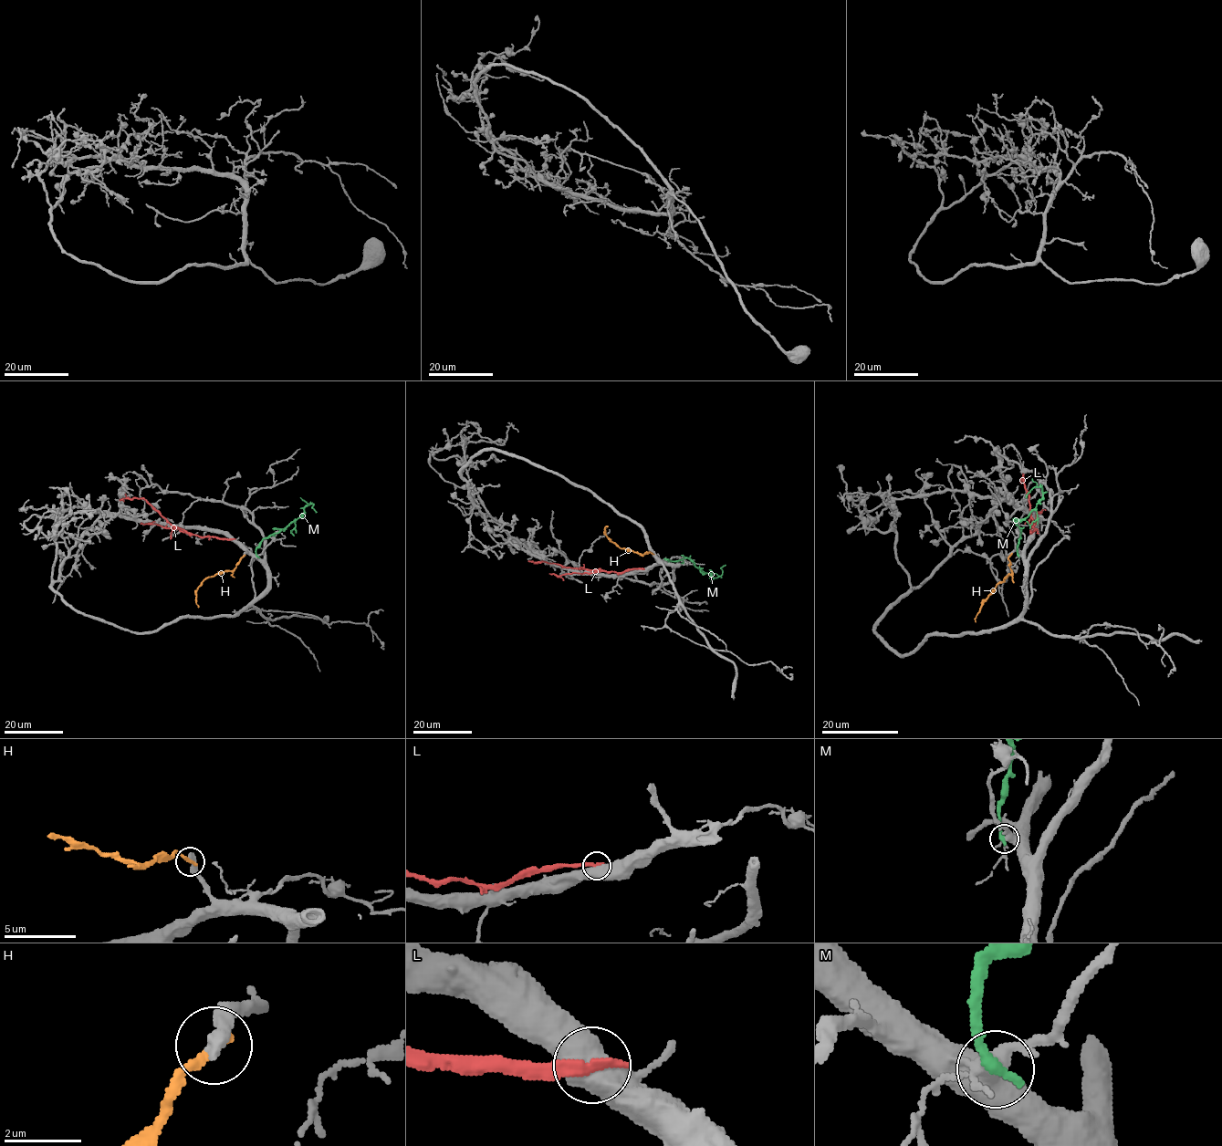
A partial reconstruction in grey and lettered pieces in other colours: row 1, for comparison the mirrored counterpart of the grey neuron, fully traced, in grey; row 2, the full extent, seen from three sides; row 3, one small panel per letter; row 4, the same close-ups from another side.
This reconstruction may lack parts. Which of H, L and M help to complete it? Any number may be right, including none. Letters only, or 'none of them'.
none of them

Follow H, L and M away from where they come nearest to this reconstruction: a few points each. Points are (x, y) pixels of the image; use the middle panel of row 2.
H: (652, 553), (642, 554), (620, 548), (605, 534), (607, 526)
L: (642, 568), (628, 568), (621, 572), (527, 561)
M: (665, 559), (677, 561), (688, 557), (714, 578), (719, 577), (723, 572), (721, 567), (725, 565)

